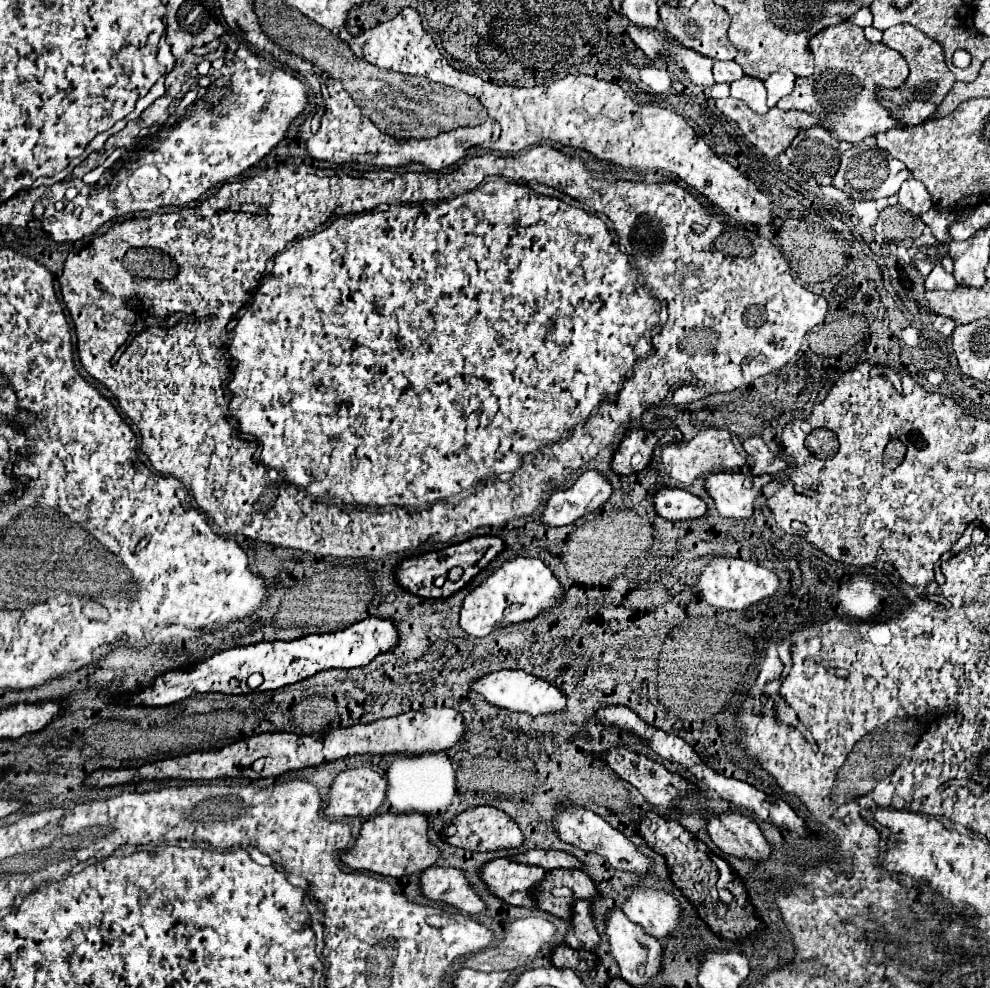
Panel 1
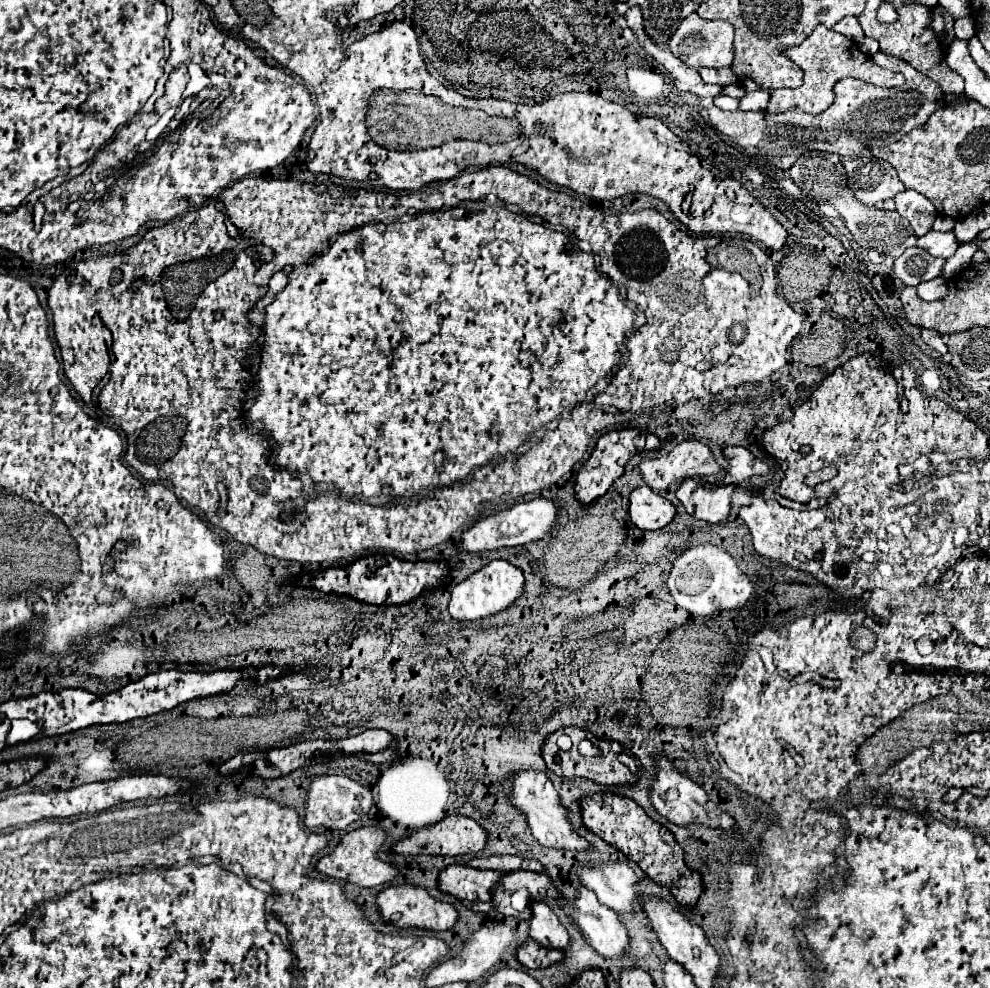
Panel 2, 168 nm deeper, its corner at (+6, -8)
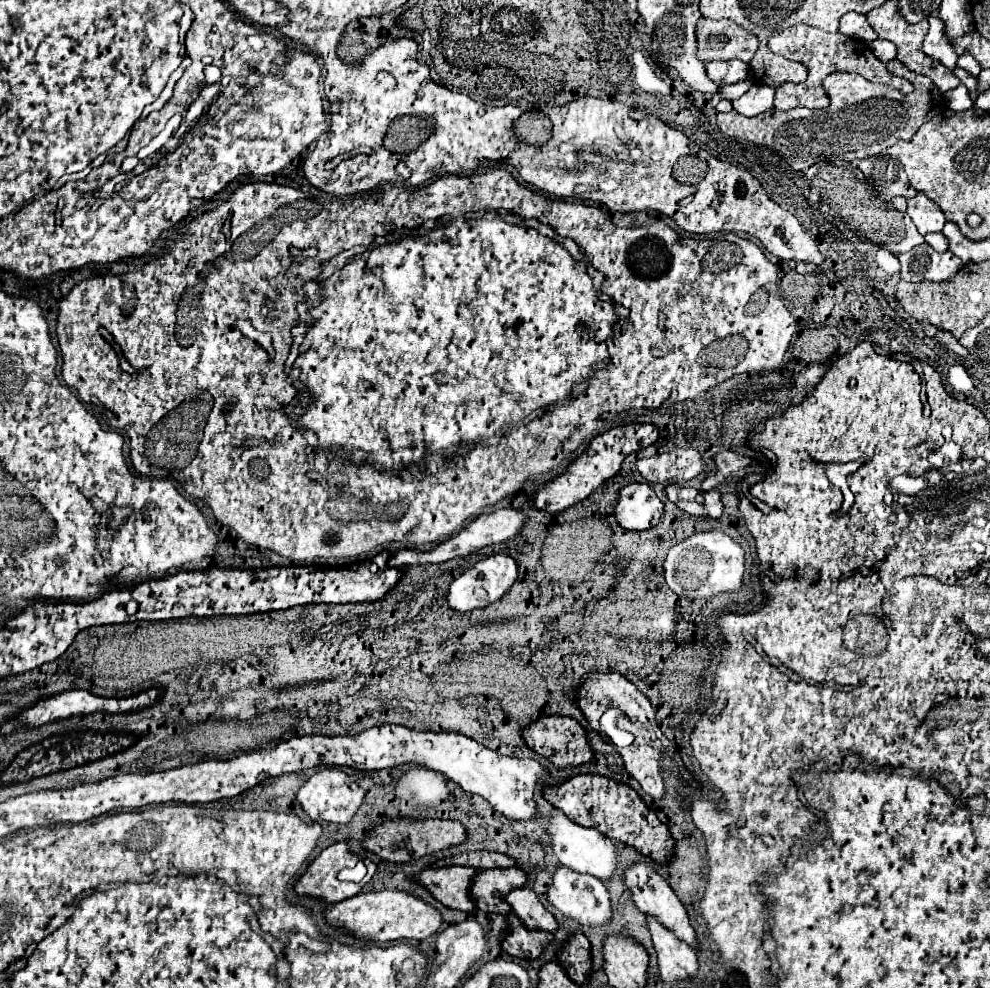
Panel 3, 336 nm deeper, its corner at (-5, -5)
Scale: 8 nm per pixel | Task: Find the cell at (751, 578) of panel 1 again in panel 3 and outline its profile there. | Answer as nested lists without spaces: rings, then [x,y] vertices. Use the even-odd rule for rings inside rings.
[[[703,531],[689,535],[687,539],[673,545],[663,561],[665,583],[673,593],[683,595],[687,599],[709,597],[717,593],[731,593],[741,589],[745,573],[745,553],[739,543],[735,543],[723,531]],[[681,569],[681,571],[679,571]]]

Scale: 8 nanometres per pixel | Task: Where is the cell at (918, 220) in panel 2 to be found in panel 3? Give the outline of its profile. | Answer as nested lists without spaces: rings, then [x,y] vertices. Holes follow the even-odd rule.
[[[917,193],[913,199],[909,199],[907,215],[913,219],[921,235],[939,233],[945,225],[945,217],[941,209],[931,199],[927,199],[923,193]]]

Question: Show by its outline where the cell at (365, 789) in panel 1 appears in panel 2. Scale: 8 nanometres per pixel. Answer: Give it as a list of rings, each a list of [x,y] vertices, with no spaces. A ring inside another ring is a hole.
[[[338,774],[320,776],[308,788],[304,824],[308,828],[322,826],[322,828],[328,828],[328,830],[344,830],[352,822],[356,822],[362,814],[368,814],[372,804],[374,804],[372,792],[366,786],[350,780],[348,776],[338,776]]]

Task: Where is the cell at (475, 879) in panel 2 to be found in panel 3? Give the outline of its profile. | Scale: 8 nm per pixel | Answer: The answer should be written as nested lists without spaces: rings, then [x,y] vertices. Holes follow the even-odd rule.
[[[441,867],[423,869],[413,879],[423,885],[431,895],[449,909],[473,911],[473,899],[469,897],[469,885],[477,869],[471,867]]]

